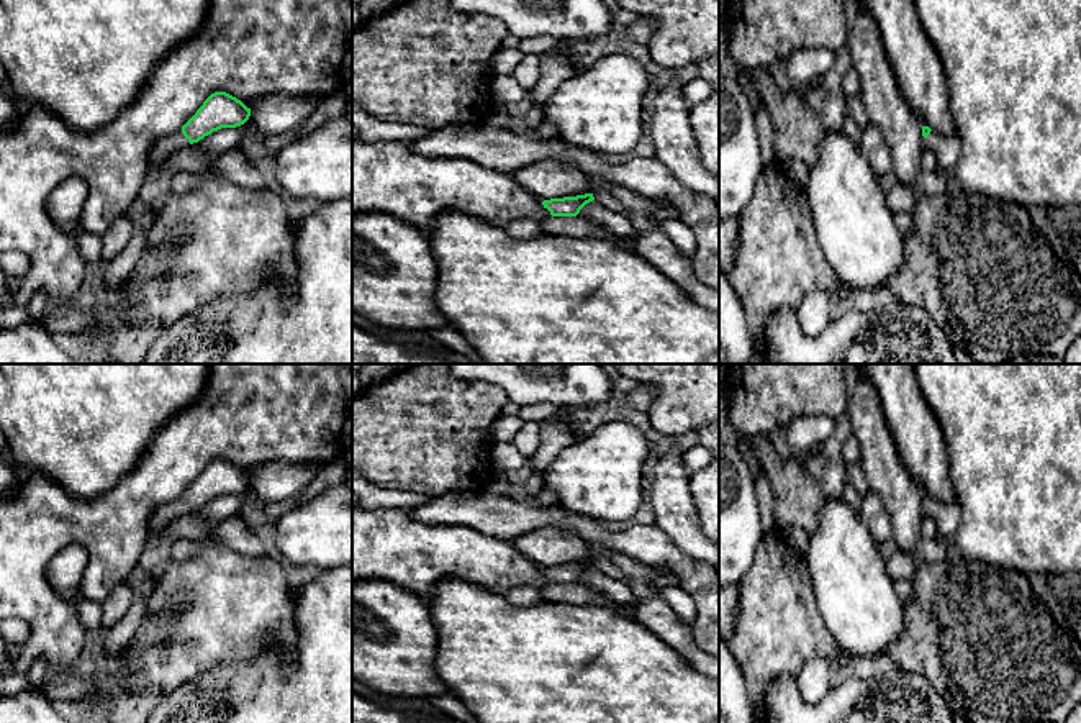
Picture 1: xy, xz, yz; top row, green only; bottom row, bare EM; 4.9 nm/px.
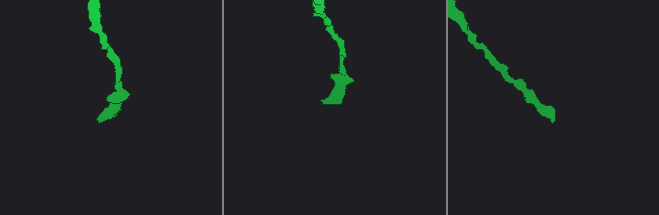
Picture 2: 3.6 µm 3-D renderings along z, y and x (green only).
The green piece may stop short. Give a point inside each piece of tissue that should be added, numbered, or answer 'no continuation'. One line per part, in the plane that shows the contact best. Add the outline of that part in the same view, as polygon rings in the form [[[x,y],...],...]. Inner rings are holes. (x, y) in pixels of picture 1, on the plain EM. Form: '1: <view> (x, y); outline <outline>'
1: xy (161, 518); outline [[[182,497],[174,502],[159,505],[149,516],[151,536],[165,534],[172,521],[187,515],[190,508],[183,503]]]

